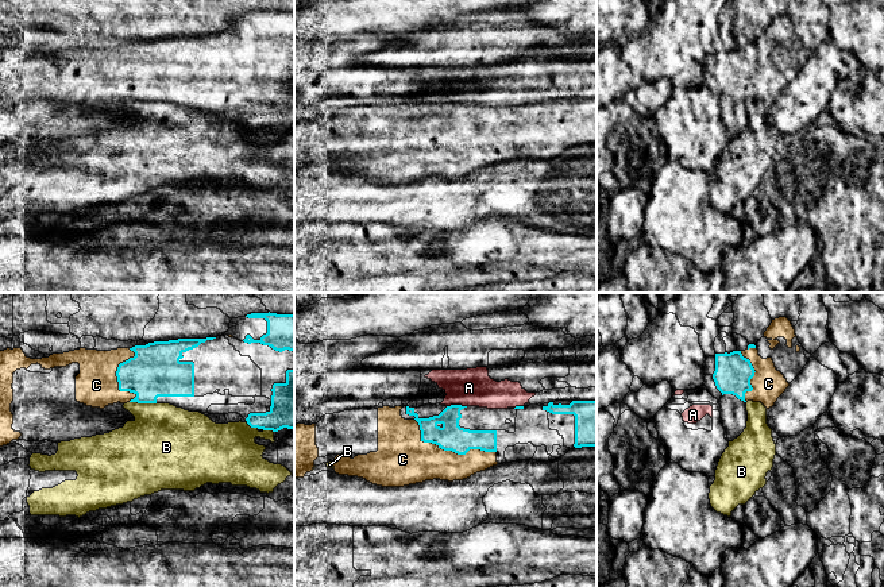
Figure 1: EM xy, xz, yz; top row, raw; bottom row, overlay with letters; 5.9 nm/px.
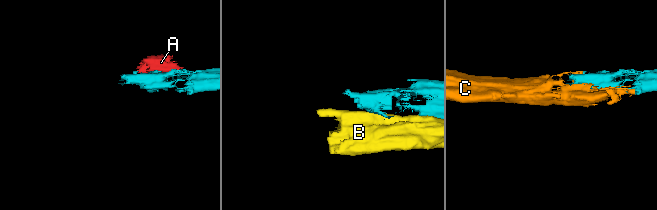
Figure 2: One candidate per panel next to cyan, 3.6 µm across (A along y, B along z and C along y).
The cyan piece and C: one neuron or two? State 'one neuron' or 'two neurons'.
one neuron

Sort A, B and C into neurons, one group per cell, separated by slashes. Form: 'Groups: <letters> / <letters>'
Groups: A / B / C

